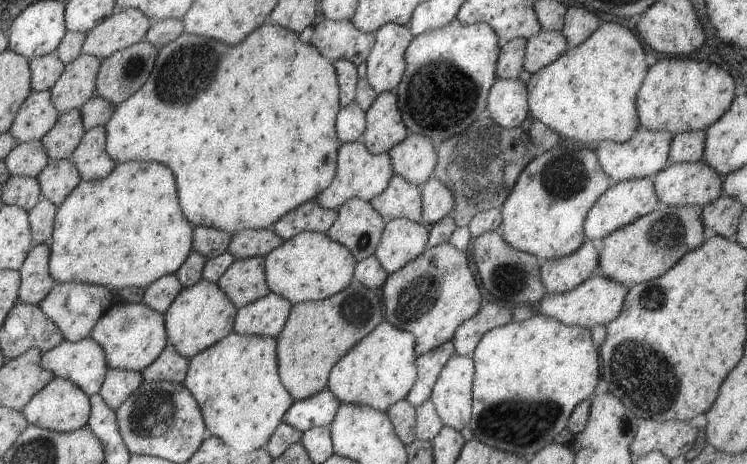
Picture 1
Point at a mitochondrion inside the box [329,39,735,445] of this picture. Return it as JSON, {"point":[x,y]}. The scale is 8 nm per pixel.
{"point":[481,184]}

